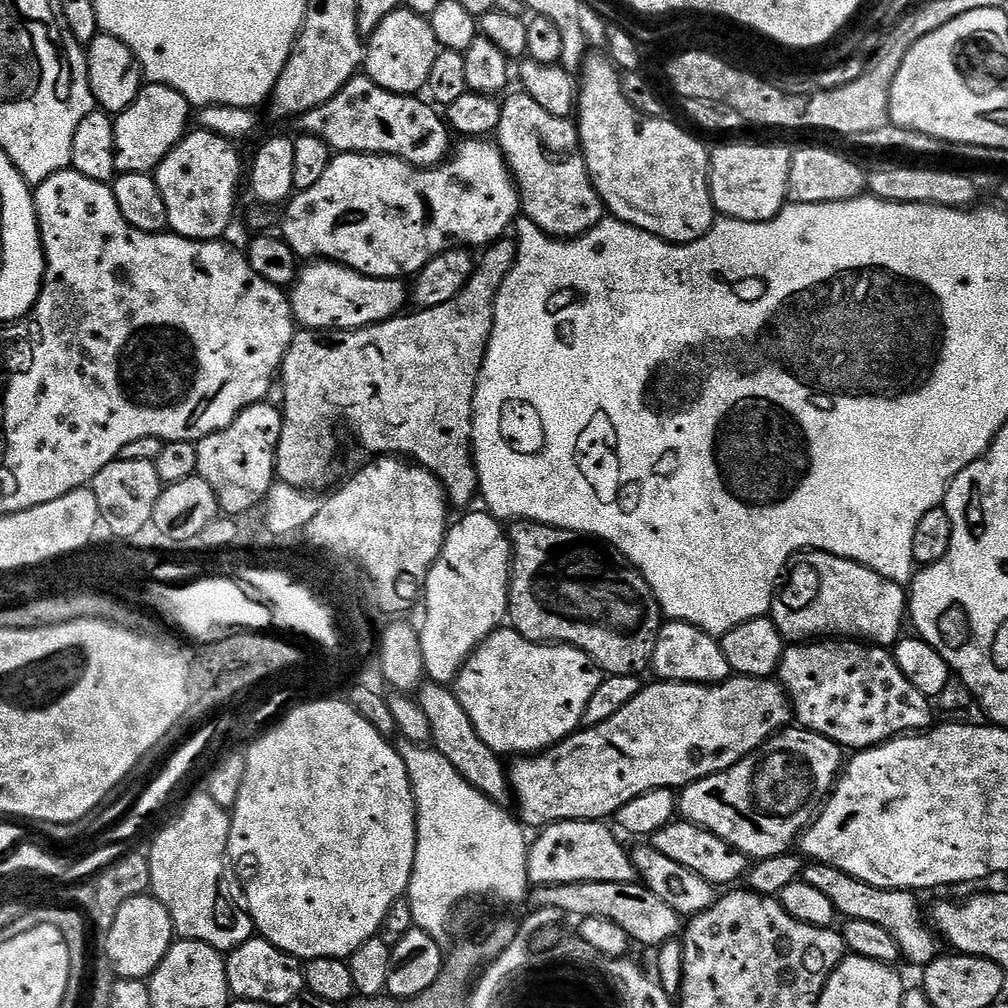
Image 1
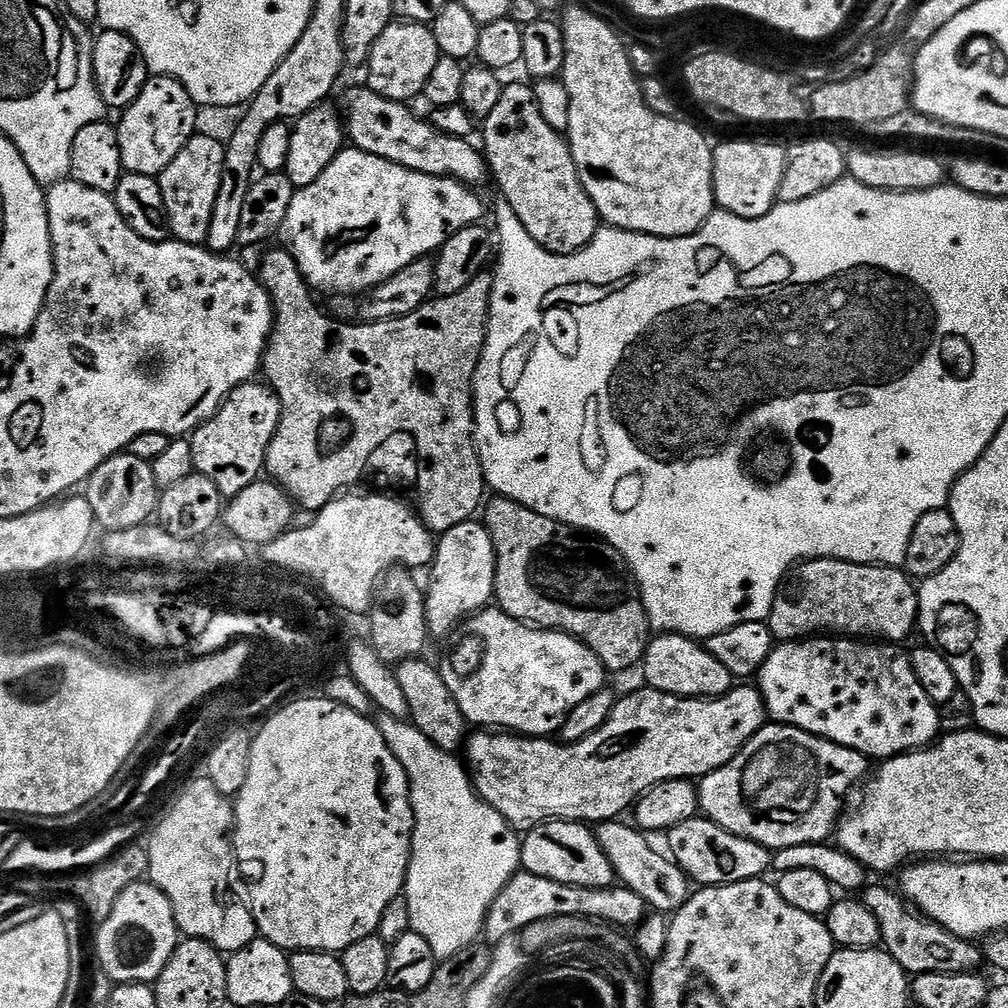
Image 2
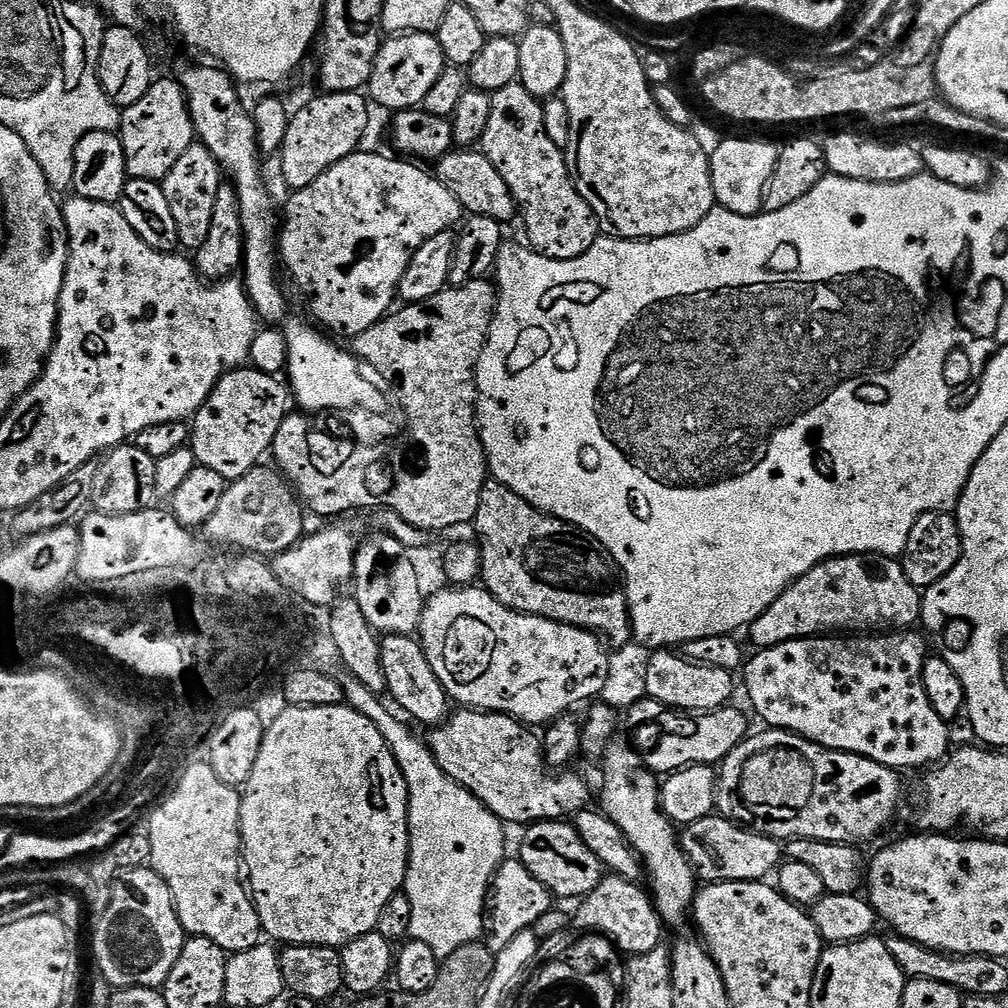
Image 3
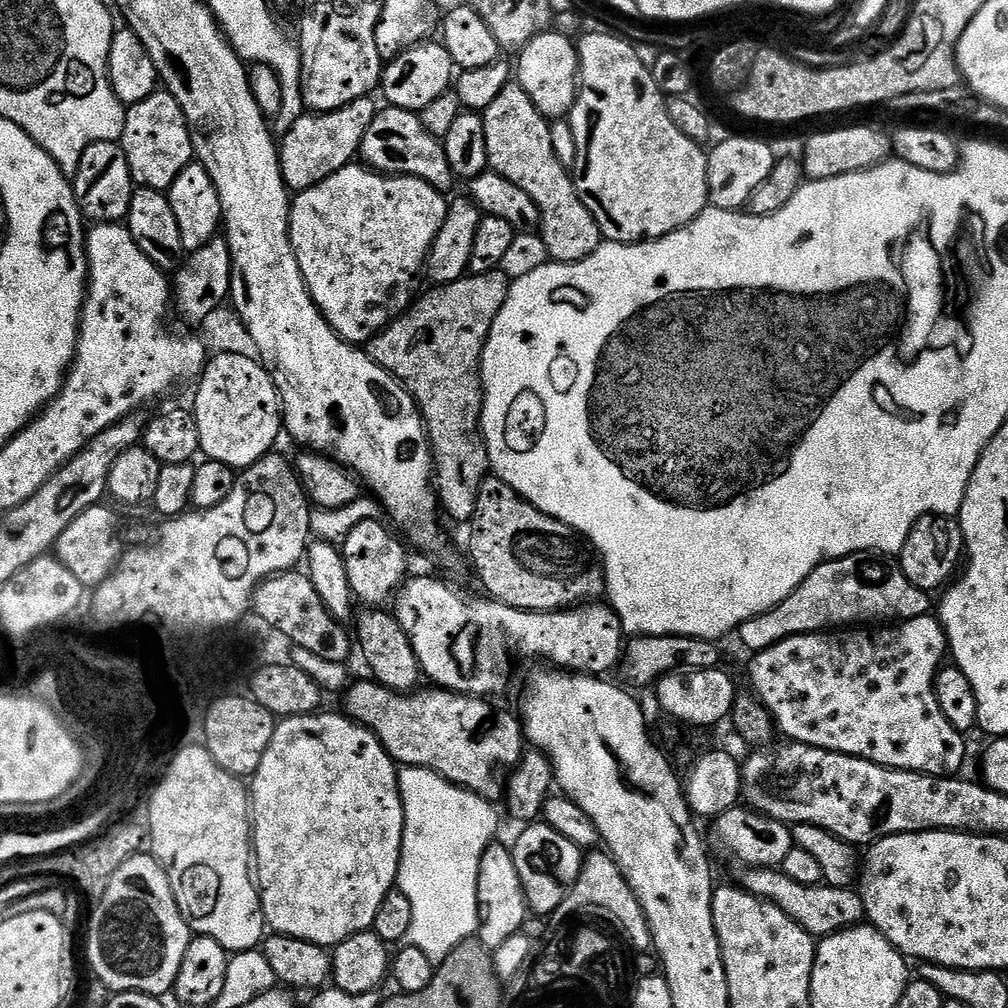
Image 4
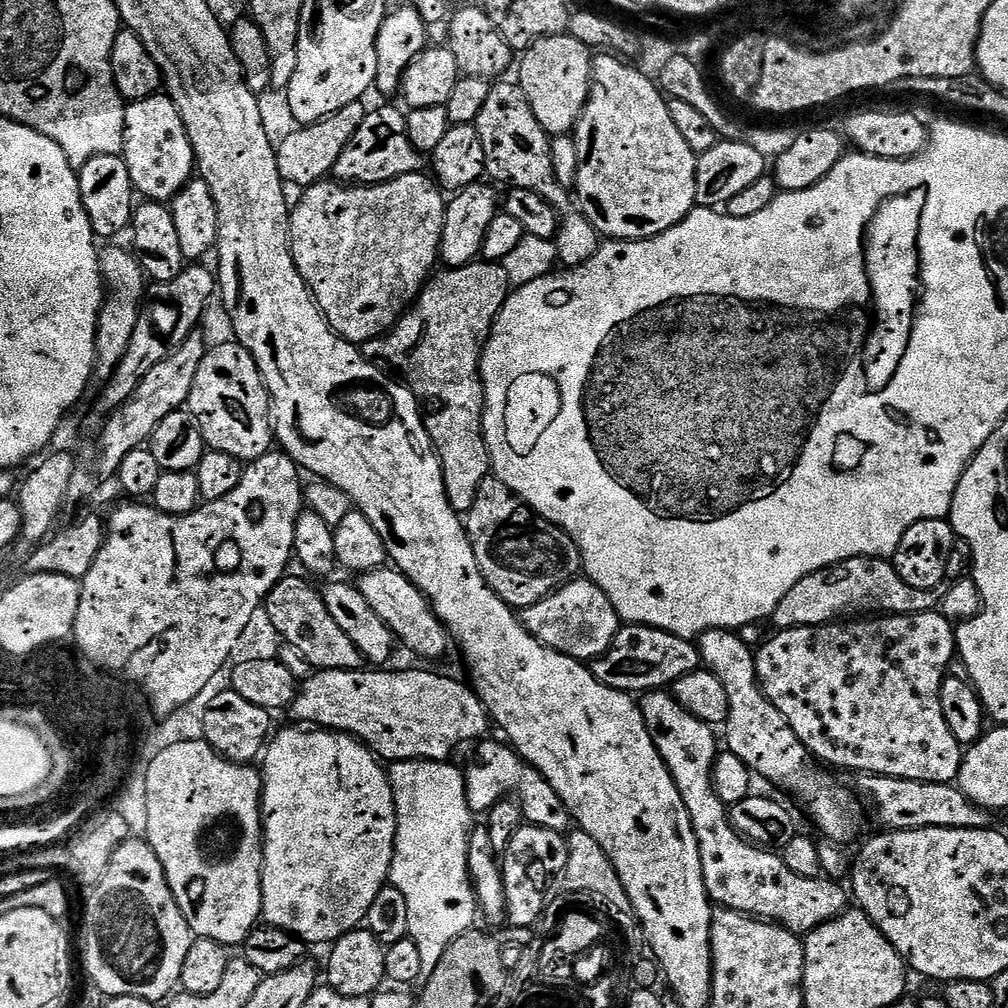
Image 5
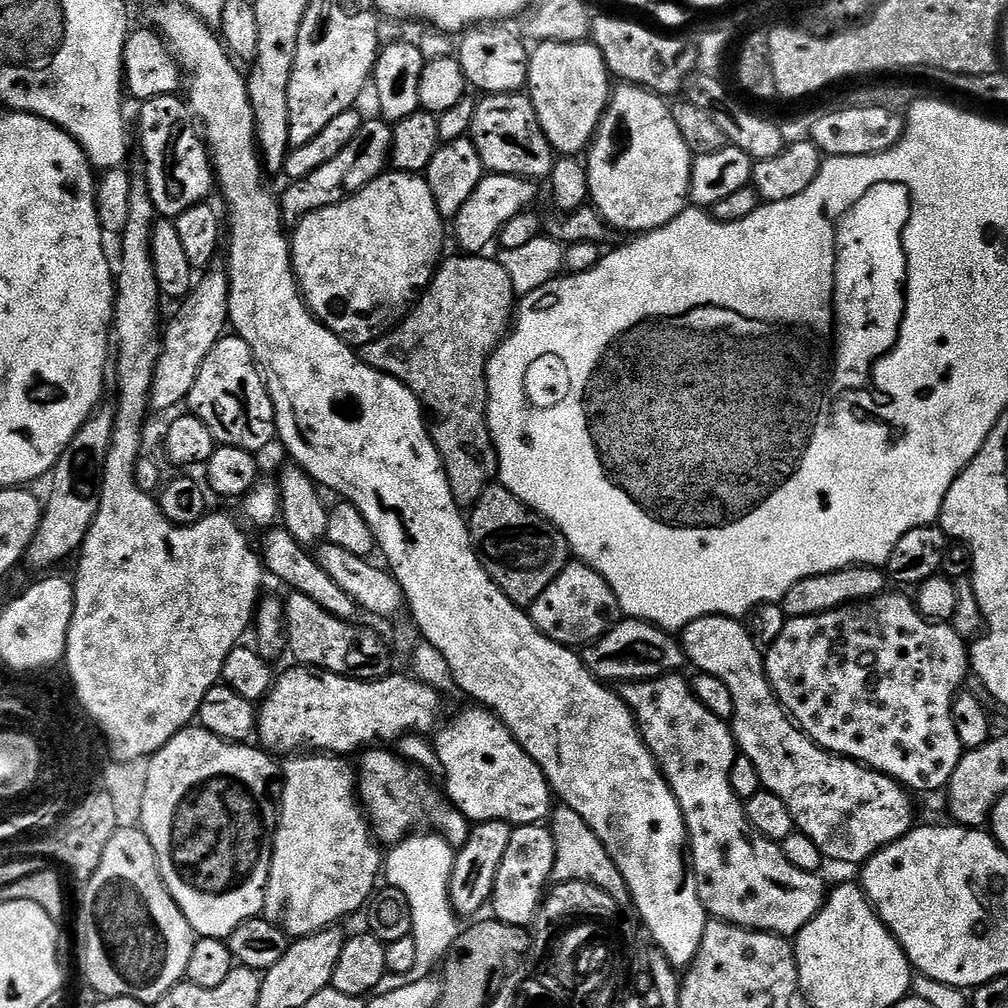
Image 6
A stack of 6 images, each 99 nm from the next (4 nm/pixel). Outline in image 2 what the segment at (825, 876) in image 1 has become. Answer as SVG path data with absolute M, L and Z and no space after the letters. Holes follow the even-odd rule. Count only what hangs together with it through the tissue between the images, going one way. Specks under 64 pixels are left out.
M874 884L863 889L862 902L878 918L883 947L904 972L980 972L985 967L986 952L979 943L950 934L950 930L938 926L938 922L909 904L895 887Z

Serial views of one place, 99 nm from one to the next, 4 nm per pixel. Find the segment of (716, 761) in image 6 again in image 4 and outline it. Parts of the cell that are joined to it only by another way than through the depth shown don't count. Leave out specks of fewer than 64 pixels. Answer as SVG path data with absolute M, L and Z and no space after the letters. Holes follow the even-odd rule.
M749 868L743 874L744 891L763 900L769 900L771 904L781 908L814 938L823 938L841 932L844 928L857 927L865 919L864 903L860 893L852 888L831 888L823 882L814 886L802 886L792 878L786 878L784 871L775 868Z

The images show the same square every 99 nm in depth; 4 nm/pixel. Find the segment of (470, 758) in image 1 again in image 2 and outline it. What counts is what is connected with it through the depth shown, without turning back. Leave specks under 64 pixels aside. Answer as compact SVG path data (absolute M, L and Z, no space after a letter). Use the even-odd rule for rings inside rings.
M413 658L401 660L394 671L406 694L406 706L412 723L422 730L422 734L426 734L426 738L430 738L430 742L434 742L434 746L453 754L459 753L459 748L461 751L465 747L470 725L458 702L454 702L454 694L450 694L439 667L435 663L427 664L424 658Z

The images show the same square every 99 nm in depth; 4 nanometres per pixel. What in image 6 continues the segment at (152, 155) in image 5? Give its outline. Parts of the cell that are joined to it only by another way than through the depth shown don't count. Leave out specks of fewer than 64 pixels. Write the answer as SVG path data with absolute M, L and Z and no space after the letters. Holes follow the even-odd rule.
M179 95L159 96L153 100L143 101L140 108L140 152L144 155L144 164L148 178L150 198L154 202L157 213L164 218L181 216L190 206L205 203L208 195L214 192L214 171L208 145L204 143L201 133L188 125L190 109Z

